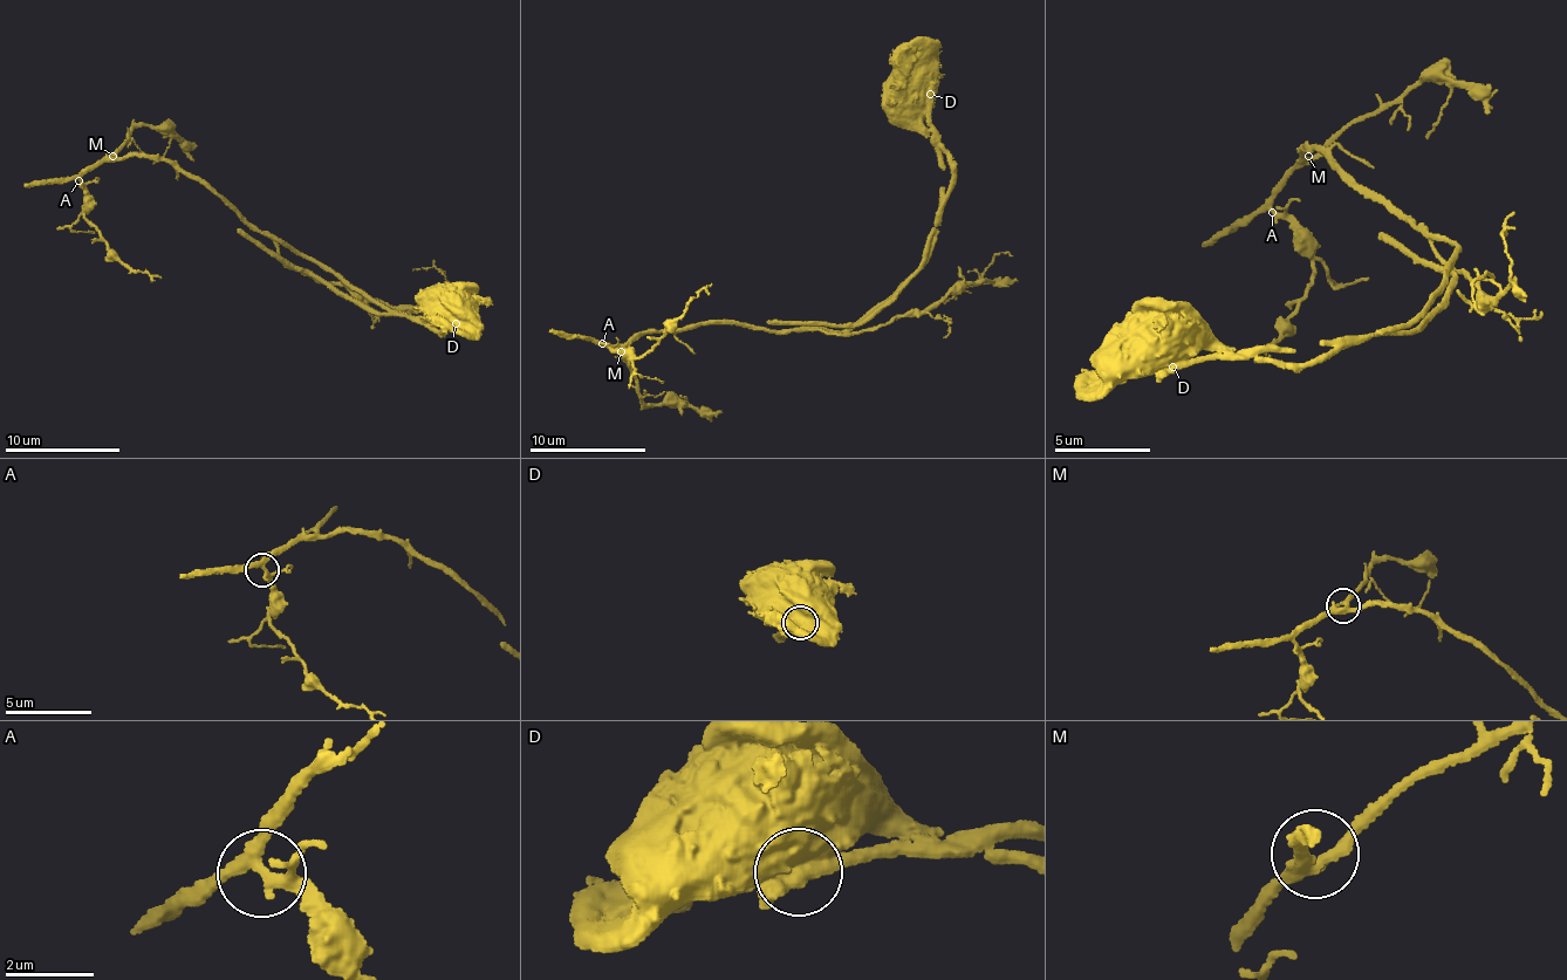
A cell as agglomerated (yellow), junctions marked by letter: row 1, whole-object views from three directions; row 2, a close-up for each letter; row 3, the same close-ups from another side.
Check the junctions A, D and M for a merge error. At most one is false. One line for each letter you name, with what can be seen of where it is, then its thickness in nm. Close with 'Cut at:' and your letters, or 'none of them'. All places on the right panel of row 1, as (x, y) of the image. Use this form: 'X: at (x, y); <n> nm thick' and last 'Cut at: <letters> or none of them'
D: at (1172, 367); 1000 nm thick
Cut at: D

